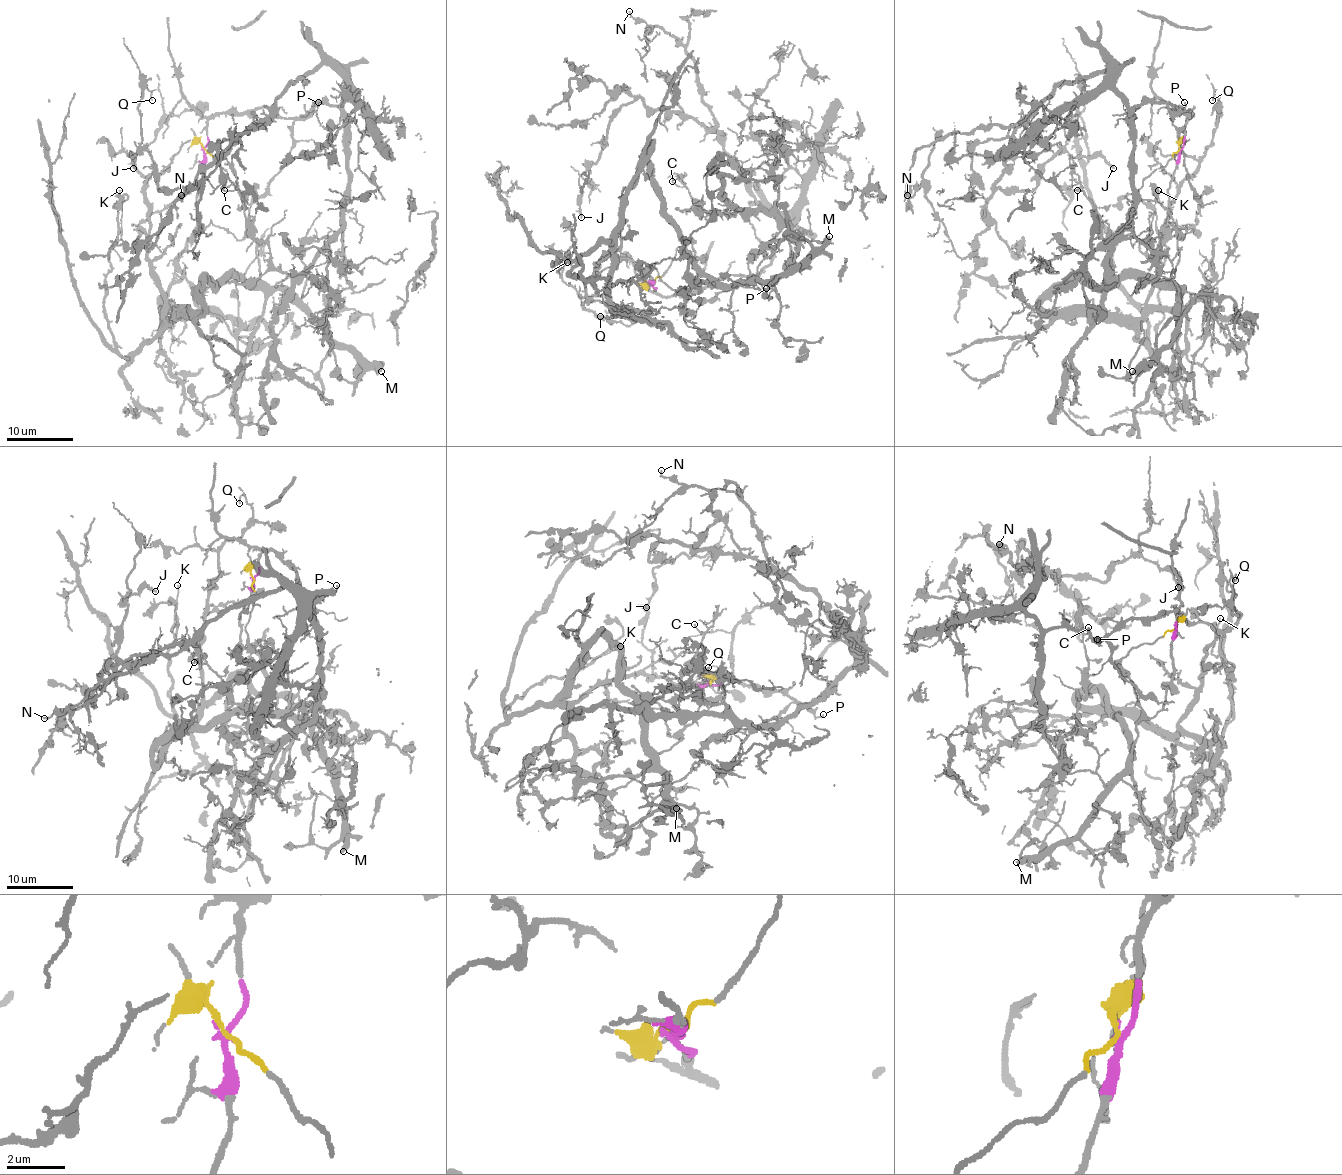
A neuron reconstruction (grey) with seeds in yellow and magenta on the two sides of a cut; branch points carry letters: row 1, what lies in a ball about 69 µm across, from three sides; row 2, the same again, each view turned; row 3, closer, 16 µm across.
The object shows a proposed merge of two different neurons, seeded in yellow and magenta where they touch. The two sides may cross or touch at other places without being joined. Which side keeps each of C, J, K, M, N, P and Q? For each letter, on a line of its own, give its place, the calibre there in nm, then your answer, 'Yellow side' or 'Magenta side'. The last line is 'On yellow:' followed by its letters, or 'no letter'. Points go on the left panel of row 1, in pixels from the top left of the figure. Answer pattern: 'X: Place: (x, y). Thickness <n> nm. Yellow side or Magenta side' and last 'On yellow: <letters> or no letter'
C: Place: (224, 190). Thickness 110 nm. Magenta side
J: Place: (133, 168). Thickness 190 nm. Magenta side
K: Place: (119, 190). Thickness 110 nm. Yellow side
M: Place: (381, 371). Thickness 550 nm. Yellow side
N: Place: (181, 195). Thickness 140 nm. Magenta side
P: Place: (318, 102). Thickness 120 nm. Magenta side
Q: Place: (152, 100). Thickness 110 nm. Yellow side
On yellow: K, M, Q

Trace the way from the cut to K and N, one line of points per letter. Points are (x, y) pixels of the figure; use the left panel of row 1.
K: (203, 148), (246, 199), (259, 276), (217, 287), (204, 277), (204, 309), (122, 355), (103, 307), (118, 190)
N: (203, 148), (216, 115), (264, 107), (302, 118), (315, 104), (338, 107), (348, 84), (320, 64), (181, 195)

